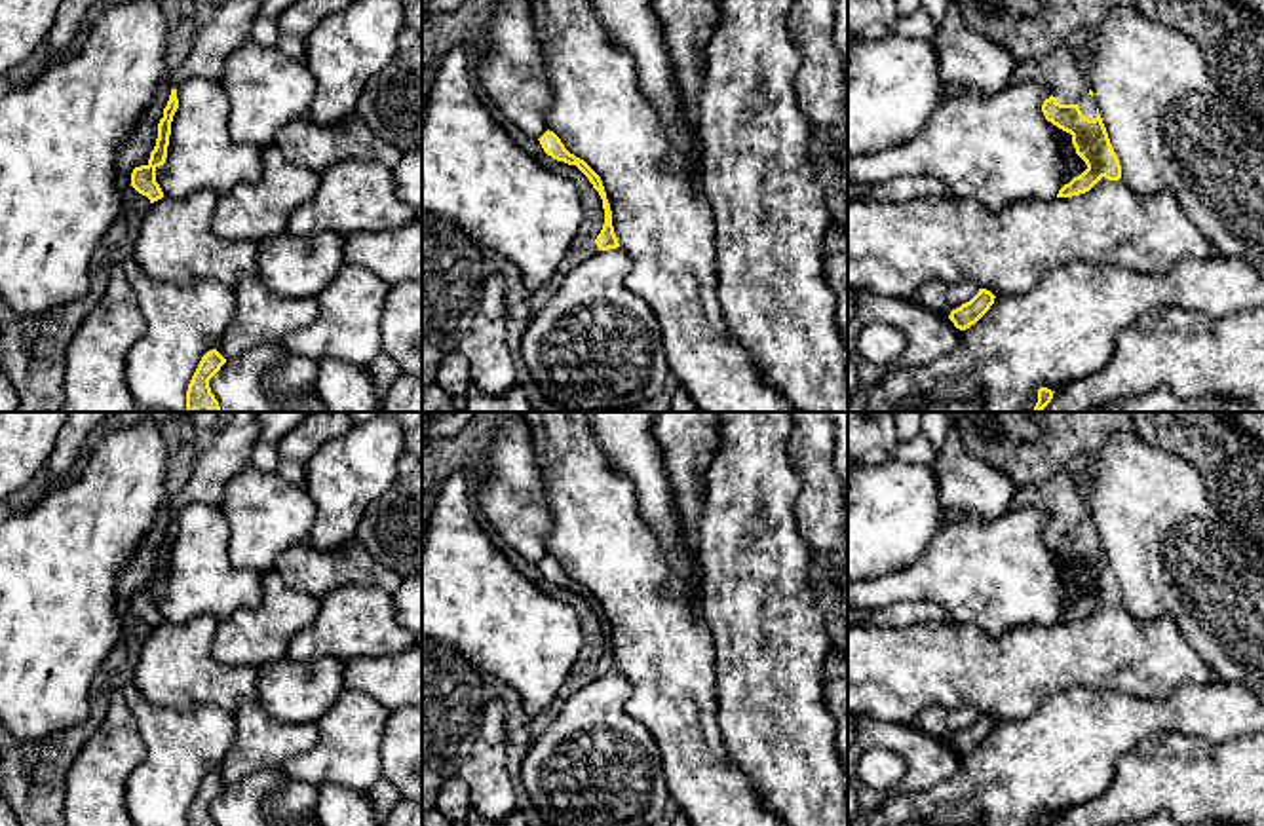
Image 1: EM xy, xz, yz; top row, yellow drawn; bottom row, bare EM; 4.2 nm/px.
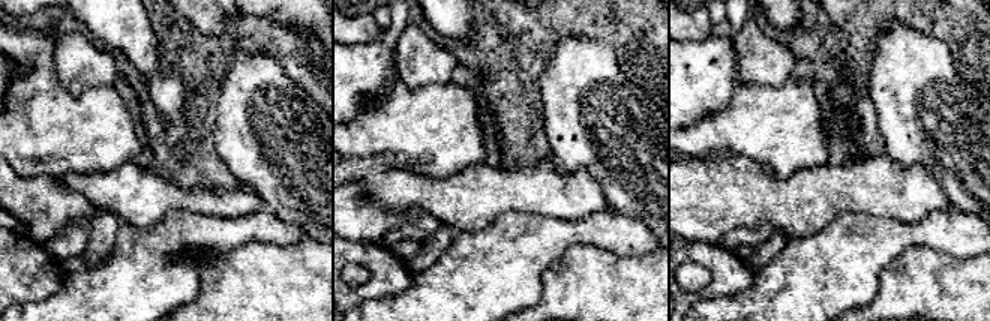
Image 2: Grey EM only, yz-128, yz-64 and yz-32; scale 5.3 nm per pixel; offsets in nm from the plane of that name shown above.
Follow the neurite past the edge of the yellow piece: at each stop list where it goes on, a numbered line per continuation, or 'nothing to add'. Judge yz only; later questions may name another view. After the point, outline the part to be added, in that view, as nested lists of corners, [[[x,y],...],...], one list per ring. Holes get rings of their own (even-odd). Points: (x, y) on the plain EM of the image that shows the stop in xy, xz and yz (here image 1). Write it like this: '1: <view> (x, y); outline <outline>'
1: yz (1059, 496); outline [[[1061,471],[1045,482],[1015,488],[1009,511],[1025,507],[1047,511],[1057,528],[1078,530],[1085,543],[1097,543],[1097,530],[1089,520],[1087,503],[1068,473]]]

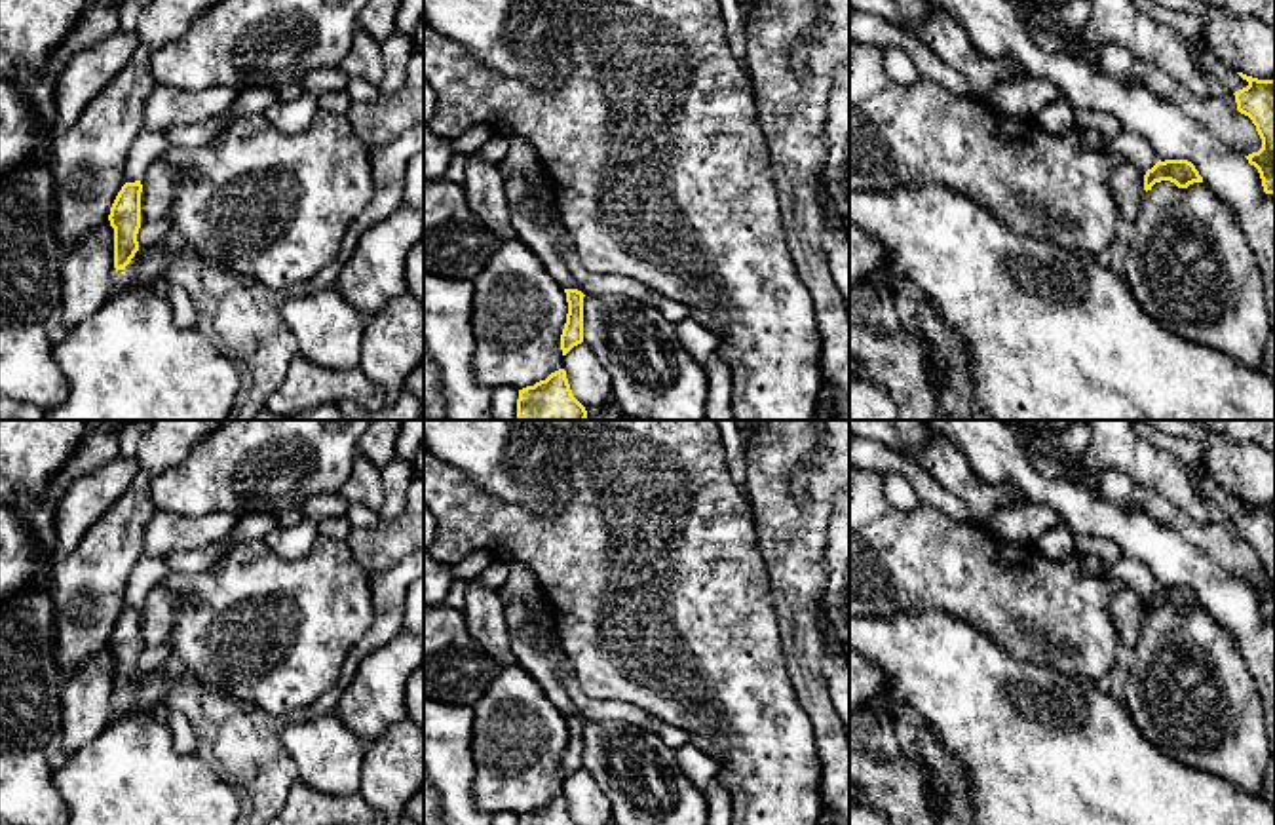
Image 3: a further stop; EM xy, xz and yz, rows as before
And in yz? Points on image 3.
1: yz (1131, 573); outline [[[1077,551],[1074,555],[1085,574],[1117,580],[1125,589],[1132,589],[1144,599],[1159,587],[1151,570],[1140,559],[1123,555],[1115,563],[1106,563]]]

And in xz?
1: xz (538, 652); outline [[[523,603],[505,604],[505,622],[517,663],[536,679],[564,715],[581,717],[557,675],[557,663],[566,658],[557,635],[536,627]]]

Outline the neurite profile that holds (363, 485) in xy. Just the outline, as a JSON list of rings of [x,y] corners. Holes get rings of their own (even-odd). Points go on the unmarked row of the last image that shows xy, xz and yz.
[[[357,454],[350,477],[336,490],[348,504],[378,511],[384,502],[382,470],[365,454]]]

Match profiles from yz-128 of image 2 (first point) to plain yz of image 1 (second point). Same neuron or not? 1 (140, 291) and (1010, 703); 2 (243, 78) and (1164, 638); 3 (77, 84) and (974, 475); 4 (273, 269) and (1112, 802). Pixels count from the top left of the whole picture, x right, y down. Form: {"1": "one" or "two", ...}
{"1": "two", "2": "two", "3": "one", "4": "one"}

